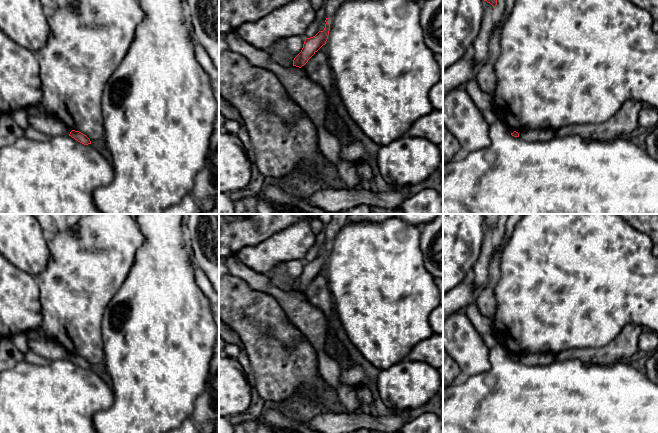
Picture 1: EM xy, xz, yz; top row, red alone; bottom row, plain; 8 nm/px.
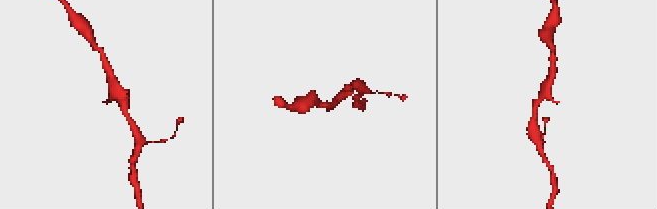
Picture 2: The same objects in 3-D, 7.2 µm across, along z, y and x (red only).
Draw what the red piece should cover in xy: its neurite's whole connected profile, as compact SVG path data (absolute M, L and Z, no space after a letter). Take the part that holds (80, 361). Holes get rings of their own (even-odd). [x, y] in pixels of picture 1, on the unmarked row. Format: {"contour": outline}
{"contour": "M72 354L70 356L69 360L71 360L72 362L74 362L75 364L77 364L78 366L80 366L84 369L91 368L90 363L79 355Z"}

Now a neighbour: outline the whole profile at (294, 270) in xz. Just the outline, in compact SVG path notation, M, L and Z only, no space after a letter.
M299 260L296 262L284 262L278 265L283 265L288 276L295 282L303 272L305 261Z

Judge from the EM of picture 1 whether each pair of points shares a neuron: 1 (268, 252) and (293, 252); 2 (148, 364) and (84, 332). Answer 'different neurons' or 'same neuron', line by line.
1: same neuron
2: different neurons

